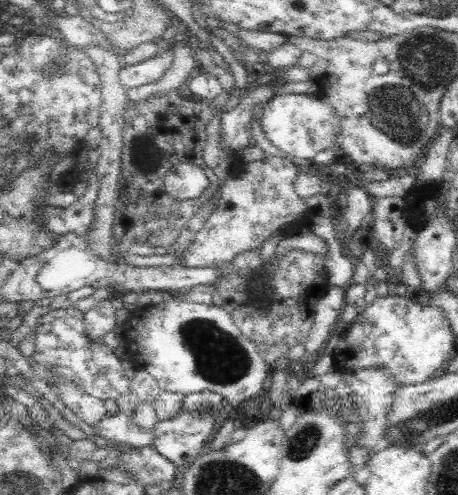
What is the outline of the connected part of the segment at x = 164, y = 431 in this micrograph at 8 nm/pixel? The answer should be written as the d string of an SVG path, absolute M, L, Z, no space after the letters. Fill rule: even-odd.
M182 410L175 417L159 420L152 428L152 445L168 461L183 469L206 451L210 433L216 428L216 417L212 411Z

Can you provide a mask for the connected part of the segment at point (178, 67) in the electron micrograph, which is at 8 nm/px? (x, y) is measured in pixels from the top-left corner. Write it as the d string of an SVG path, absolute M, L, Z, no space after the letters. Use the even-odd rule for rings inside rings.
M186 42L174 43L170 48L174 53L172 66L162 74L160 80L131 88L127 92L129 102L141 101L152 95L163 95L185 88L187 80L195 72L198 63L193 55L194 50L190 43Z

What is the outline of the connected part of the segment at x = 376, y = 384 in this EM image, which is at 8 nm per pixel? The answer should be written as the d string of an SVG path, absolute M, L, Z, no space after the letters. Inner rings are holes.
M362 368L354 372L350 387L358 405L358 428L360 428L358 447L364 447L366 451L372 453L385 449L388 443L382 434L388 426L388 414L392 412L394 393L401 388L401 385L386 368Z

